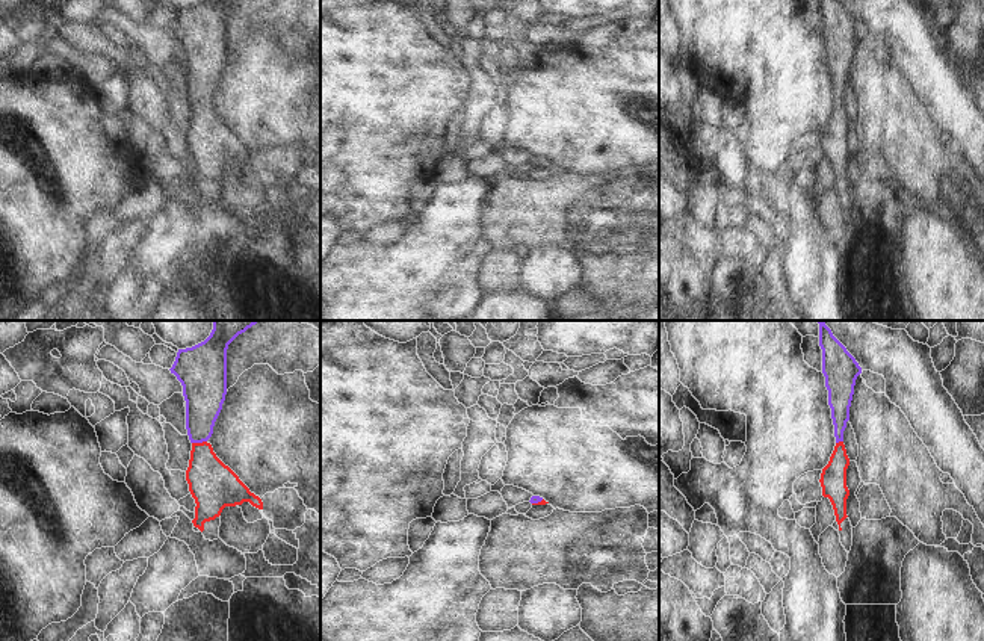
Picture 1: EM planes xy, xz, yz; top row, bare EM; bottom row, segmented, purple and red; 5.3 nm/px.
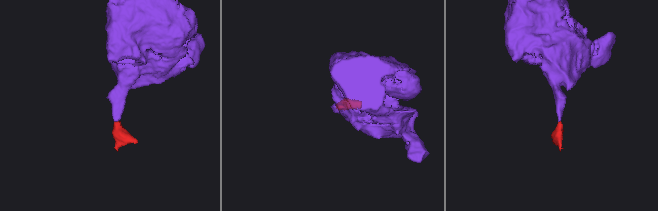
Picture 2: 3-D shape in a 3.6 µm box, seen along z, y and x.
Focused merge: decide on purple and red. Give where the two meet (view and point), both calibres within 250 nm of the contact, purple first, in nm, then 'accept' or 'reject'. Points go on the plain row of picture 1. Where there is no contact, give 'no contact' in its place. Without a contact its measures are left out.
xy (198, 103) | 200/260 nm | accept

